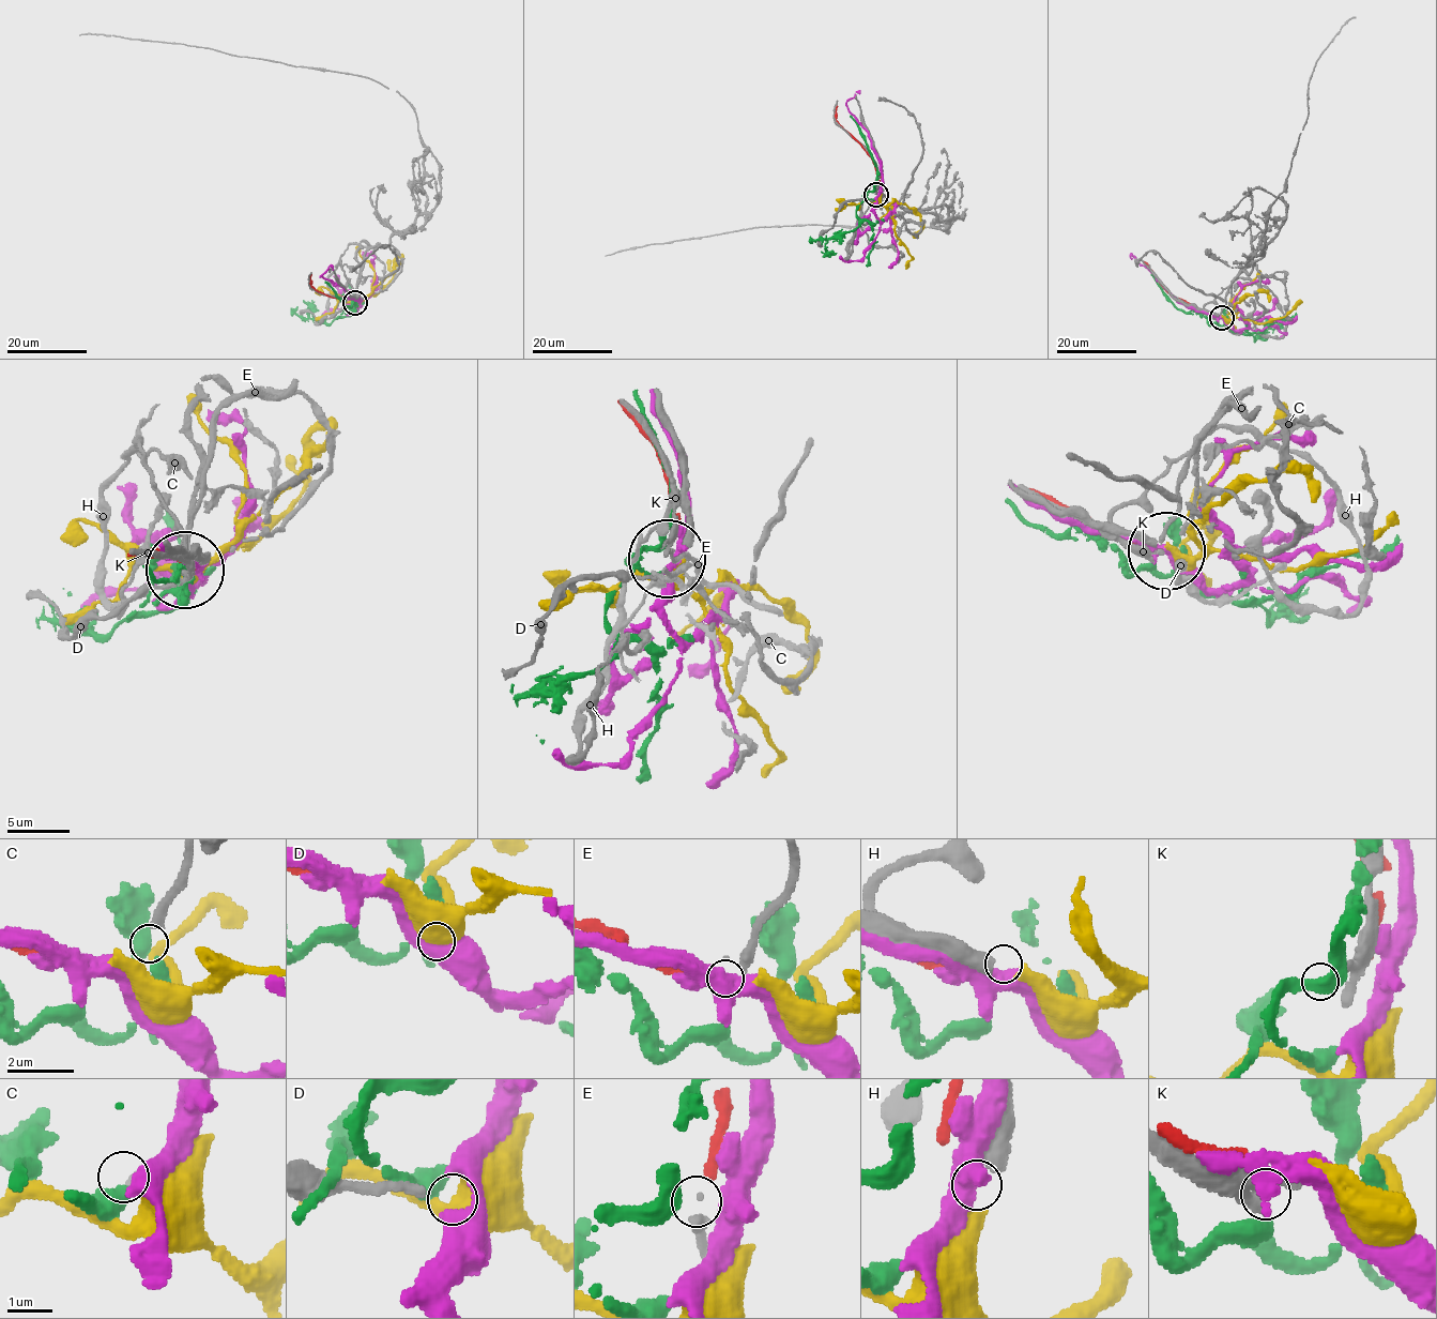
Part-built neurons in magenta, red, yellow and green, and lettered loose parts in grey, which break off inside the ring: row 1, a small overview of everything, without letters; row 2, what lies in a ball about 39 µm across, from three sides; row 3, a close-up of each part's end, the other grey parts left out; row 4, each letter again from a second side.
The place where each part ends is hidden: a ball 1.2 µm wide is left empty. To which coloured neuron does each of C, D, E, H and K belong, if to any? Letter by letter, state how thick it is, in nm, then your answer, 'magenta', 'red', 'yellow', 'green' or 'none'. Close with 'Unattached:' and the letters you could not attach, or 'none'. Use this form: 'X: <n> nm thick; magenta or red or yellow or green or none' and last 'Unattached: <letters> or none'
C: 260 nm thick; green
D: 240 nm thick; magenta
E: 300 nm thick; red
H: 500 nm thick; yellow
K: 190 nm thick; none
Unattached: K

